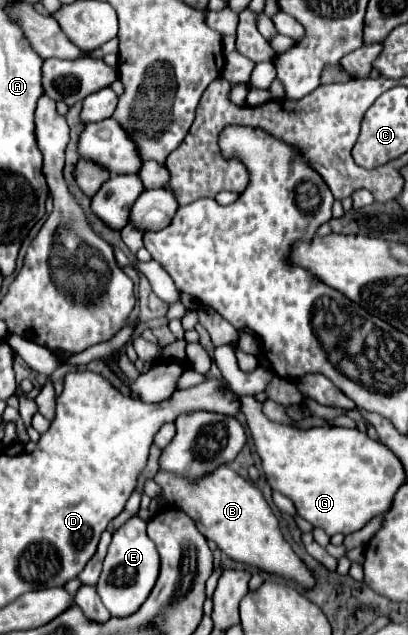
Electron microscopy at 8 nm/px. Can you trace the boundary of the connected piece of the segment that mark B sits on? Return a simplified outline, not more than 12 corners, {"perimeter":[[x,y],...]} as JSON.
{"perimeter":[[227,465],[159,471],[169,507],[231,559],[315,583],[261,491]]}

